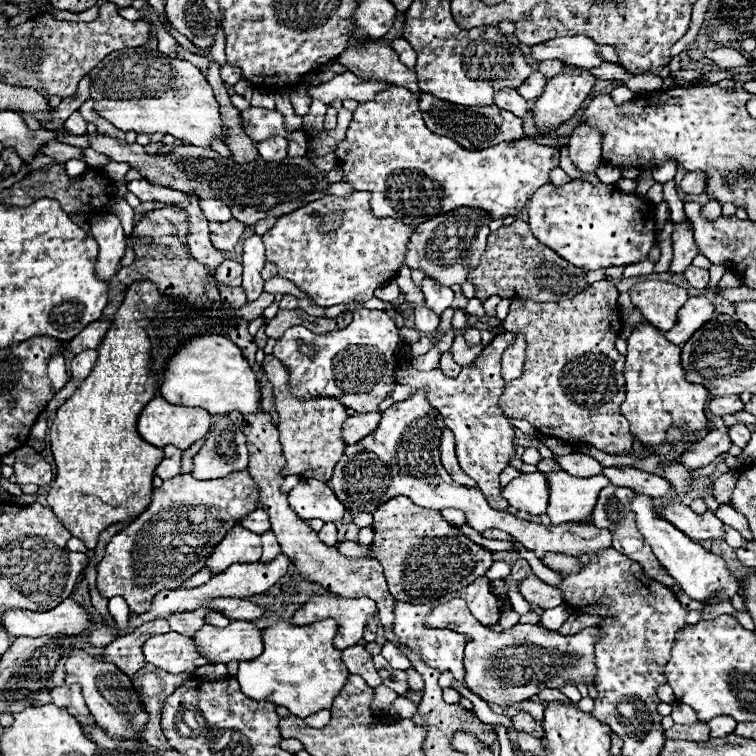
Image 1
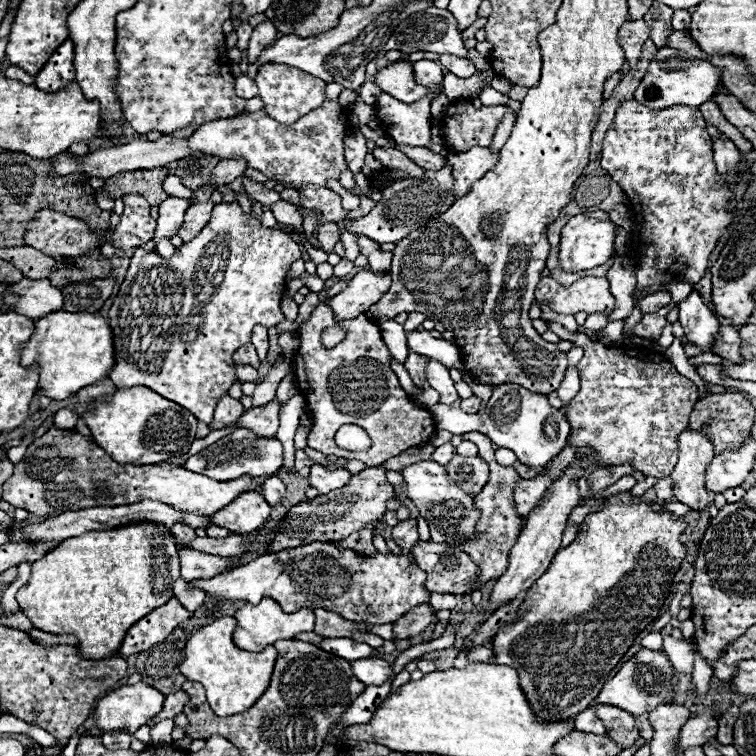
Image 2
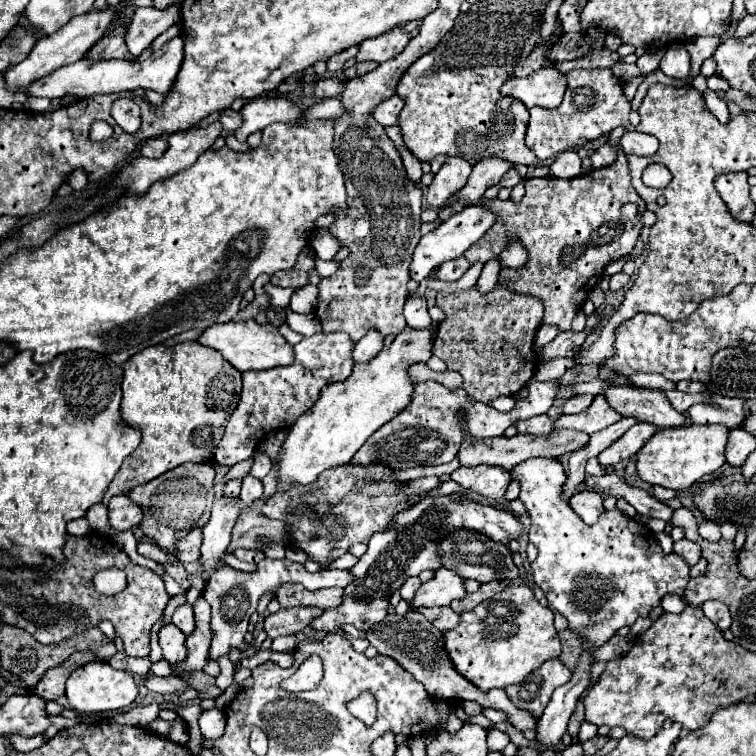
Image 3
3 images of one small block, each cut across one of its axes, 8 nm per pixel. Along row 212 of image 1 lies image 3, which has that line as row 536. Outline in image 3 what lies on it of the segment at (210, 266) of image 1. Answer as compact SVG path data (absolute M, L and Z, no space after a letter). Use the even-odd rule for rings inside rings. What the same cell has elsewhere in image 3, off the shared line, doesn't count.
M194 528L188 532L184 540L178 542L178 560L180 562L194 562L200 558L200 540L202 540L202 530Z

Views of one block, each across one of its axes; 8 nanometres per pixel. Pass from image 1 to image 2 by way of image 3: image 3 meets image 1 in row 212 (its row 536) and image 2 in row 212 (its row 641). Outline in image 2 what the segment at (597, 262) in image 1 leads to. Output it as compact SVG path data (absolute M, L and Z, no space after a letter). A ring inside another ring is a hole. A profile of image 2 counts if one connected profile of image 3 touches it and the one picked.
M584 212L568 220L560 236L560 268L564 272L584 272L596 266L606 264L614 256L614 240L616 240L616 224L608 218L608 212L600 212L602 216L596 218L594 212Z

